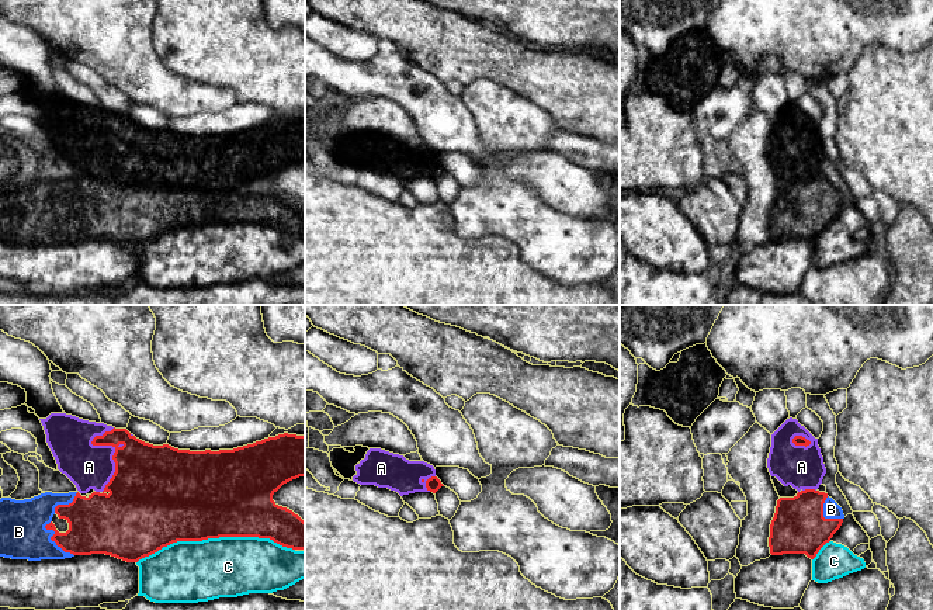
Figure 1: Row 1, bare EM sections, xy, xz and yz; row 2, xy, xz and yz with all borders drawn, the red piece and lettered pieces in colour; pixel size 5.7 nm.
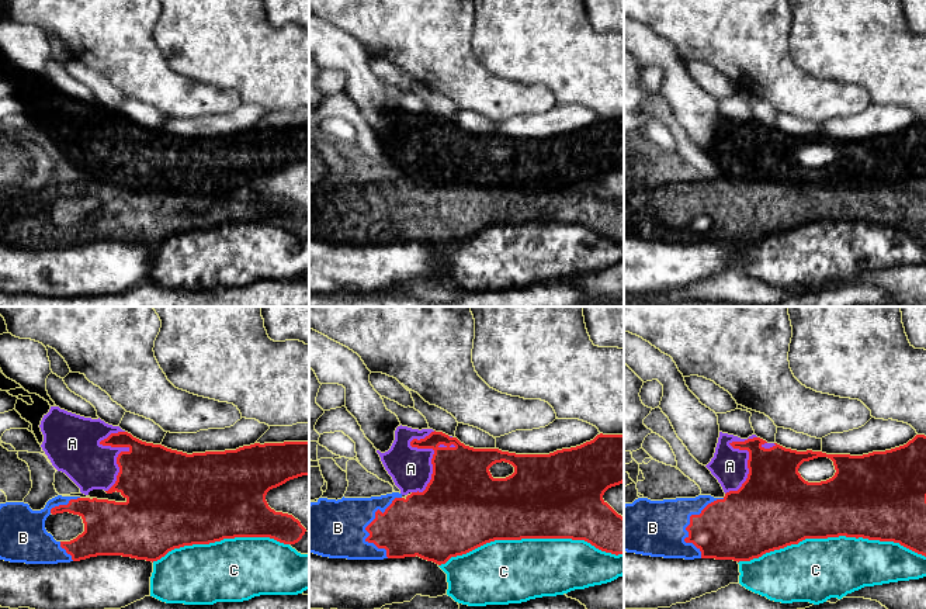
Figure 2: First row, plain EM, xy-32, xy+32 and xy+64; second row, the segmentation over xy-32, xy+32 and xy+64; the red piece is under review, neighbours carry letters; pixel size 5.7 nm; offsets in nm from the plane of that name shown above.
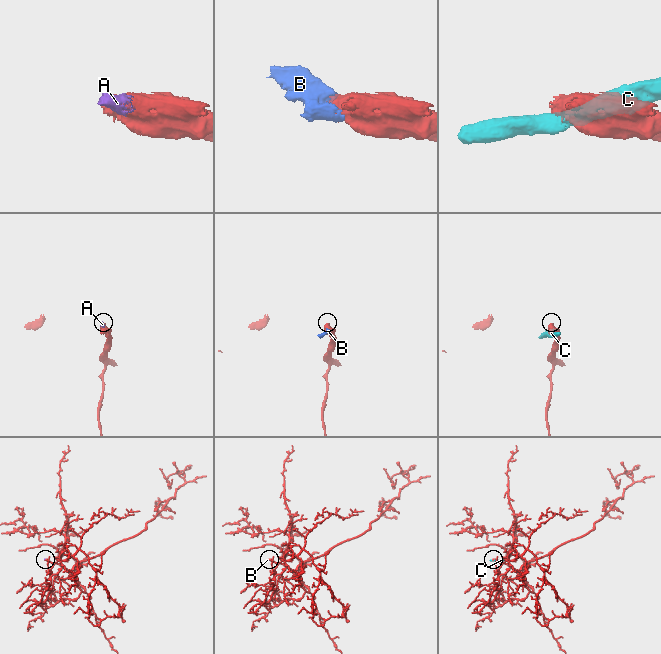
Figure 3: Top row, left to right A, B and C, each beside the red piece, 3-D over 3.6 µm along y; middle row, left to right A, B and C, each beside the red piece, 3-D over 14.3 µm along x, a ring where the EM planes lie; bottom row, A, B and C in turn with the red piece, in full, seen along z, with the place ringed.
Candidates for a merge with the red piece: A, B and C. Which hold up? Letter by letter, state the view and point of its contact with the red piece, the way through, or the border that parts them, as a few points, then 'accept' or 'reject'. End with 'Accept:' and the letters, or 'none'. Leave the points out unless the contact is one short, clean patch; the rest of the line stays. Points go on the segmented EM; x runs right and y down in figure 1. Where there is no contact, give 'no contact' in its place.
A: meets red in xy at (111, 444); reject
B: meets red in xy at (52, 540); accept
C: meets red in xy at (215, 537); reject
Accept: B

